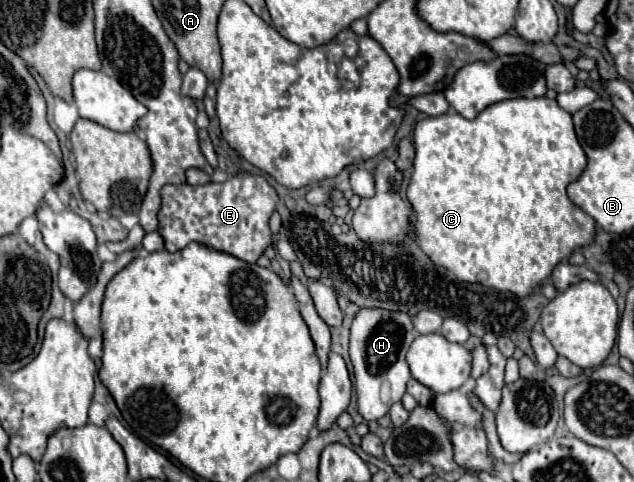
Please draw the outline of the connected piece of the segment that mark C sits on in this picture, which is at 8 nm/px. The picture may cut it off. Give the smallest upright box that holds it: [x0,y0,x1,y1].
[406,97,596,295]

